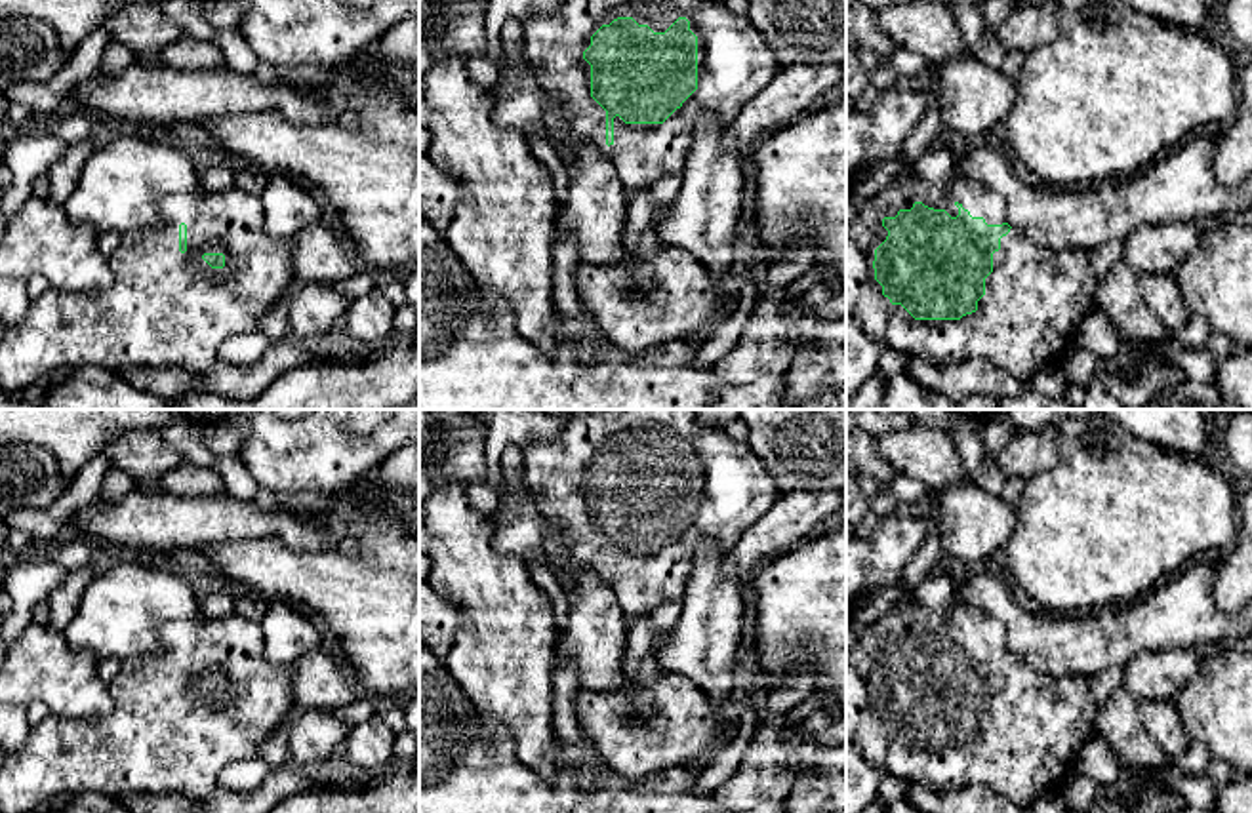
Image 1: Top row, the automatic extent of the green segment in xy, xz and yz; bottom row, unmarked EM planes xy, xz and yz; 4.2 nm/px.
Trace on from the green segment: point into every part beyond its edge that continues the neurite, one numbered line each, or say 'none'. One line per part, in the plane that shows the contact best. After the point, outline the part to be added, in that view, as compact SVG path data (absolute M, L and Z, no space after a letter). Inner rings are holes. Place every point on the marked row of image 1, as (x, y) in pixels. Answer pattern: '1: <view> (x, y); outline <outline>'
1: yz (1035, 297); outline M911 173L894 181L867 200L846 225L846 314L856 318L880 347L938 366L974 358L1023 383L1044 367L1061 366L1075 343L1079 322L1094 307L1088 253L1082 249L1054 251L1010 228L1000 238L1000 249L993 253L993 272L985 278L985 295L978 301L976 312L960 320L915 320L901 305L892 305L882 295L873 268L875 249L888 236L882 219L896 217L899 209L911 209L915 202L945 209L951 217L959 215L955 206L959 202L972 217L983 217L987 225L1006 223L1006 200L974 179L955 177L934 183Z

